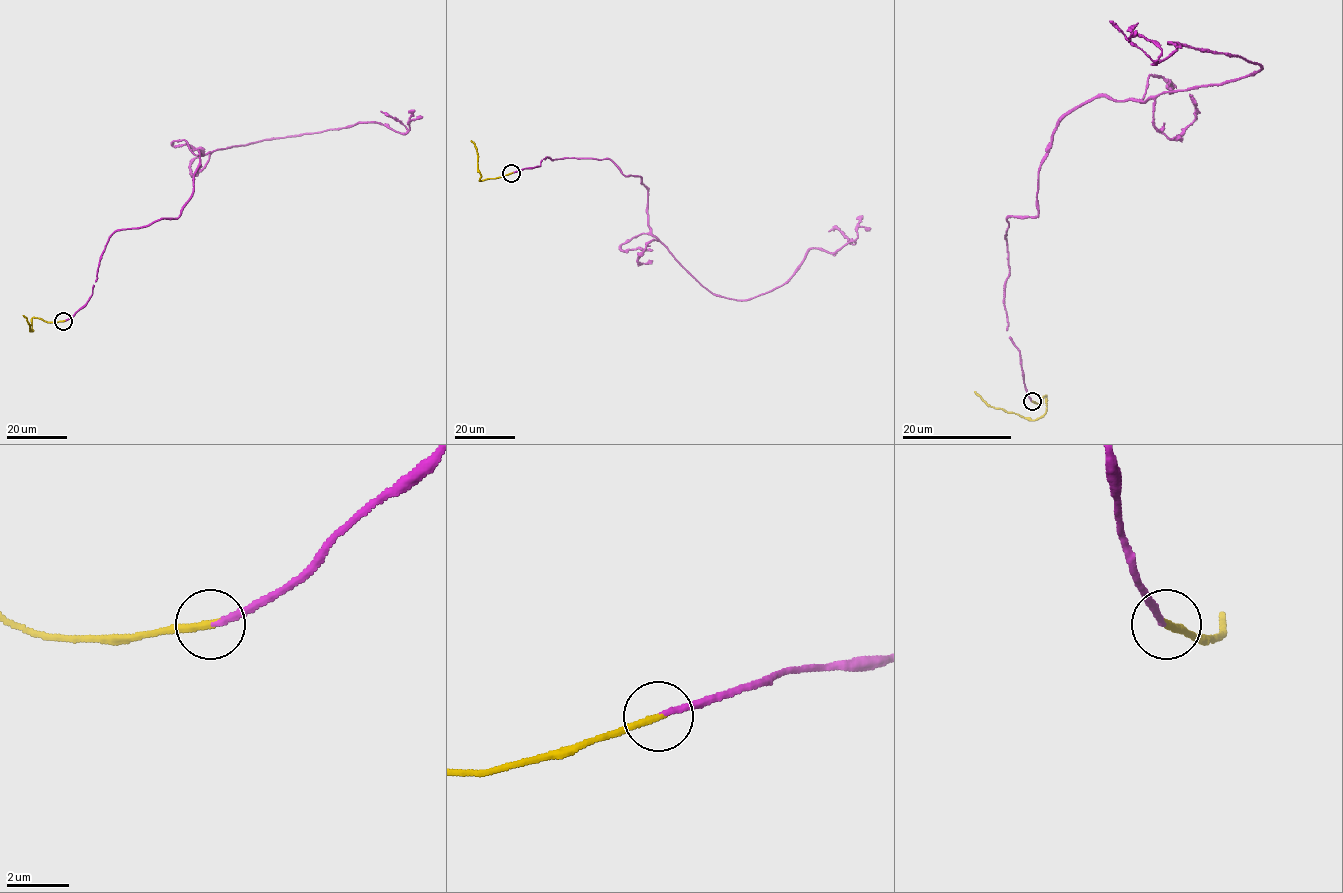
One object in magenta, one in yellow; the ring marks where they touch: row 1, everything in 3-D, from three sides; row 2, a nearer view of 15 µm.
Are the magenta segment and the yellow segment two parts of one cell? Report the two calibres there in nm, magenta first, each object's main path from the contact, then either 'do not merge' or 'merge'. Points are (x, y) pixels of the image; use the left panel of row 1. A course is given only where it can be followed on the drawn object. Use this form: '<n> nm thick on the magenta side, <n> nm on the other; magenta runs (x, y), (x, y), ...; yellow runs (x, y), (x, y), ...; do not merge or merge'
170 nm thick on the magenta side, 240 nm on the other; magenta runs (63, 321), (91, 295), (100, 257), (116, 231), (178, 217), (199, 152), (362, 122), (405, 133), (381, 111); yellow runs (63, 321), (46, 322), (33, 317), (31, 331), (22, 315); merge

